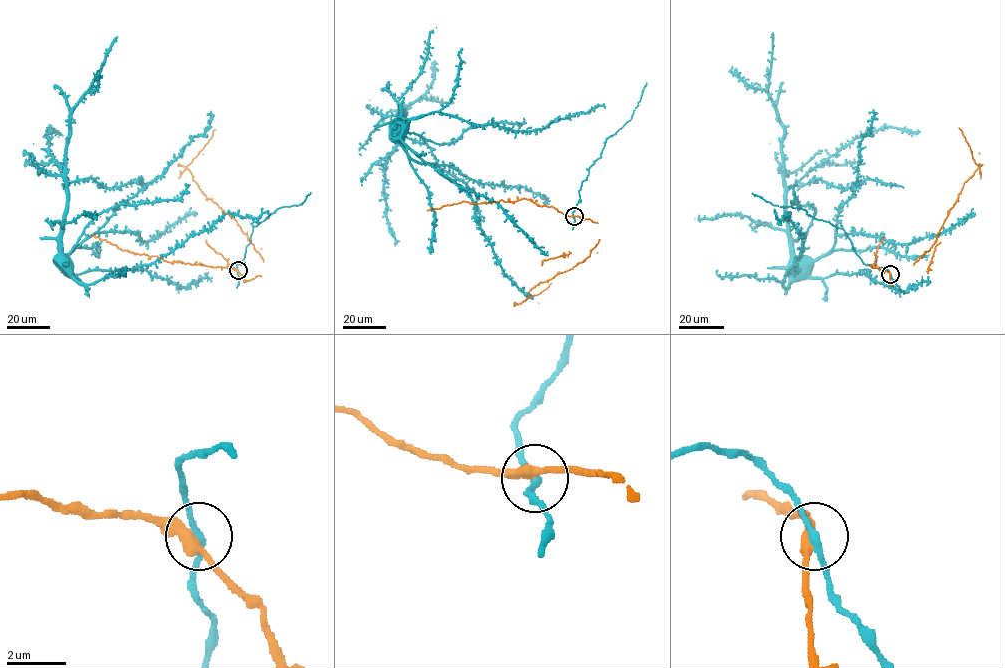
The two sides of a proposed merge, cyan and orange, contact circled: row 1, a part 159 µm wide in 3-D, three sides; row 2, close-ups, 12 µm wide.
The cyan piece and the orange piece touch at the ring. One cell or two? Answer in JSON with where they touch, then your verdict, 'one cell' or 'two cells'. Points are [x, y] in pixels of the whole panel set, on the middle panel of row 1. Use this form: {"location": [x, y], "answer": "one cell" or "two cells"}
{"location": [574, 216], "answer": "two cells"}

